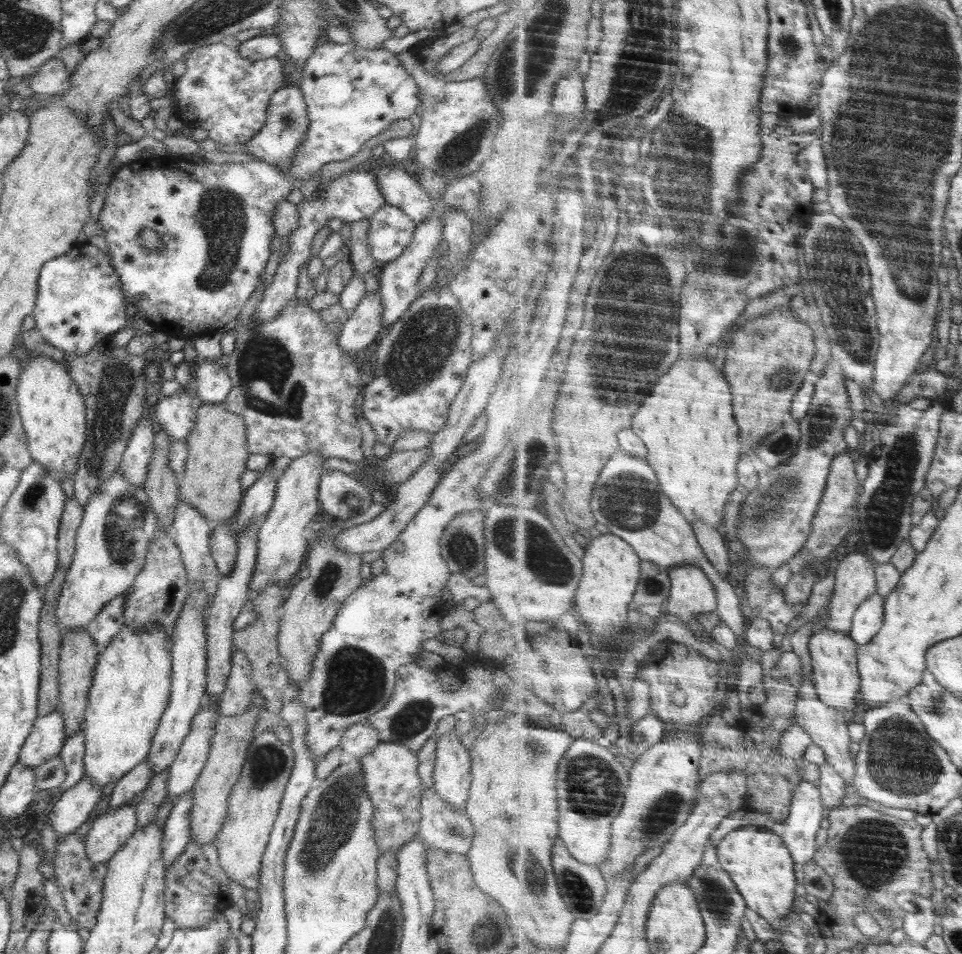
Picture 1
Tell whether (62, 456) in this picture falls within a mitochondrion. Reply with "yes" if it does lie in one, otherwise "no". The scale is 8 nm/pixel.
no

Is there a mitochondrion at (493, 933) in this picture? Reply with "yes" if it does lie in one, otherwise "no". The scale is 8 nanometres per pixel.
yes

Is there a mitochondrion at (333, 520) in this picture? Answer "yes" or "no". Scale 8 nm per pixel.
no

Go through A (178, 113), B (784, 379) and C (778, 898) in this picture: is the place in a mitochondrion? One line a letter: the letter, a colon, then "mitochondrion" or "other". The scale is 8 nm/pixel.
A: other
B: mitochondrion
C: other

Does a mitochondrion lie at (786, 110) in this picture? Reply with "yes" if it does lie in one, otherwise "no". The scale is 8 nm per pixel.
no

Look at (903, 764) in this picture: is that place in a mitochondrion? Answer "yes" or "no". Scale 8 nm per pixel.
yes

